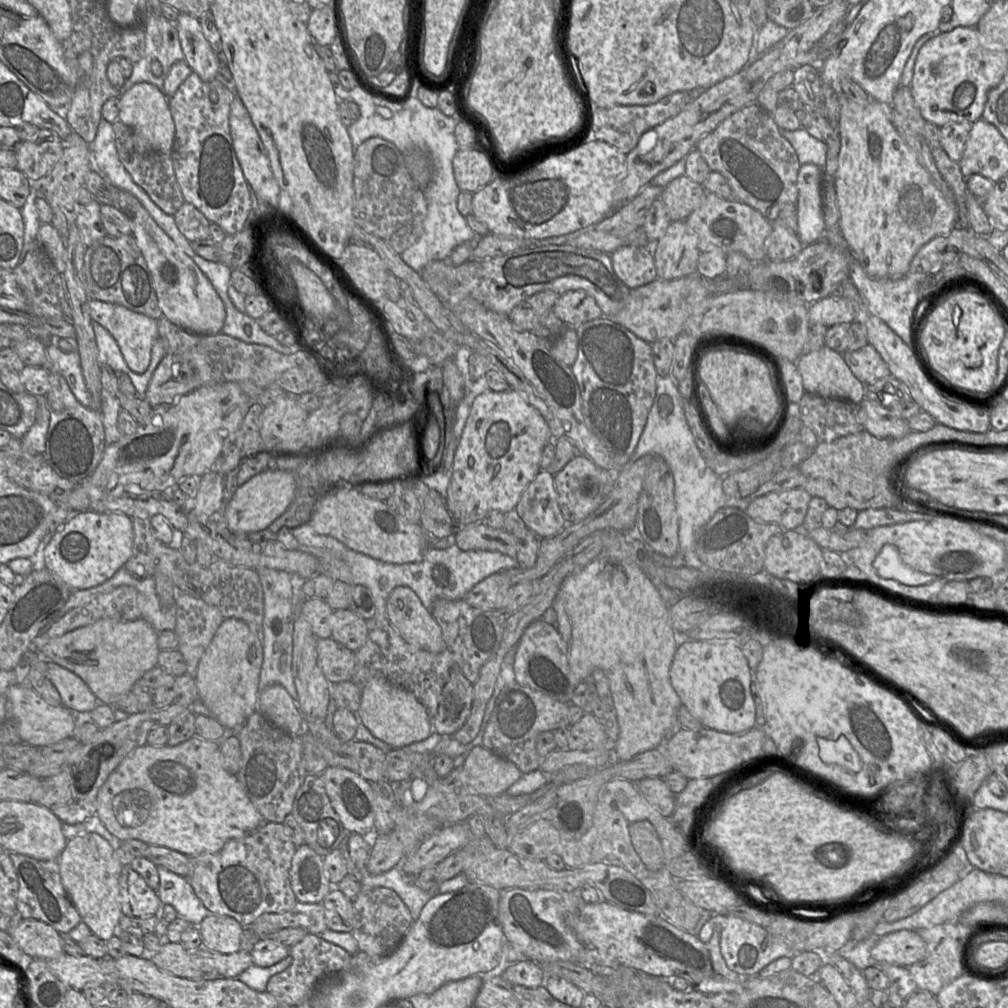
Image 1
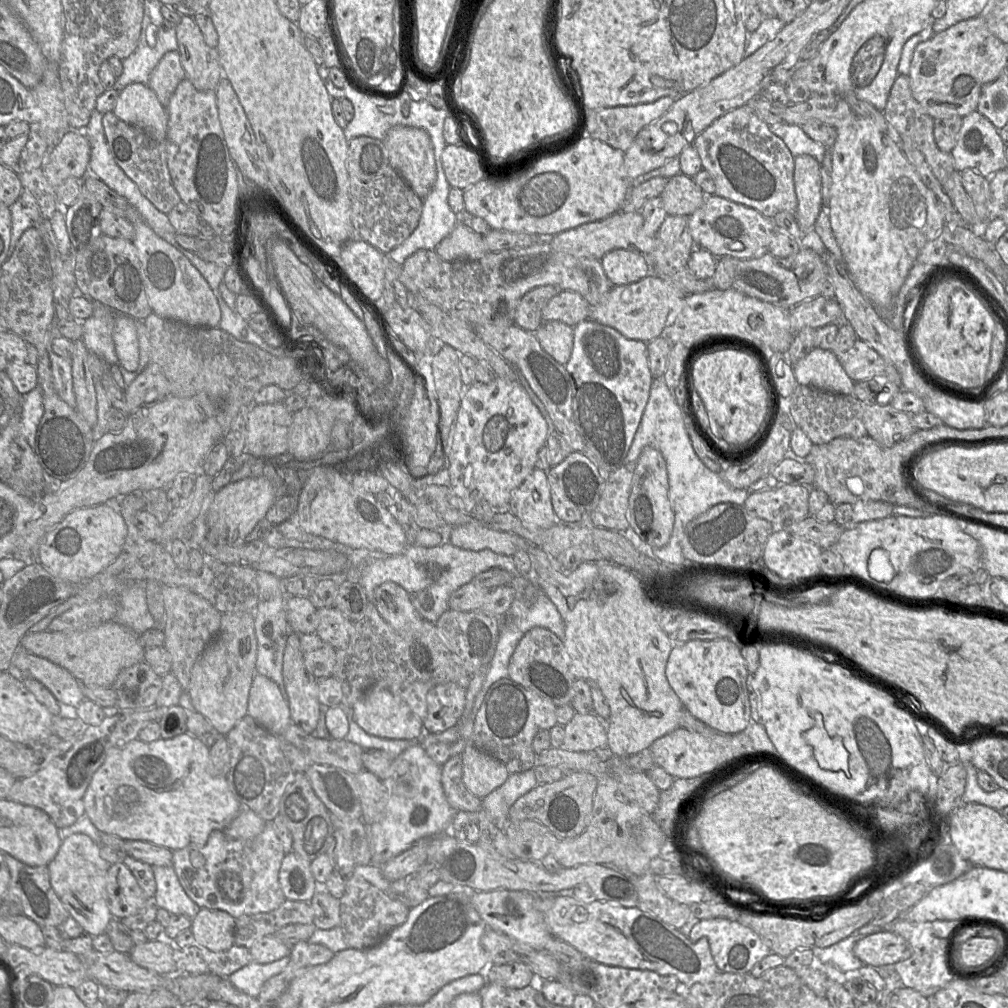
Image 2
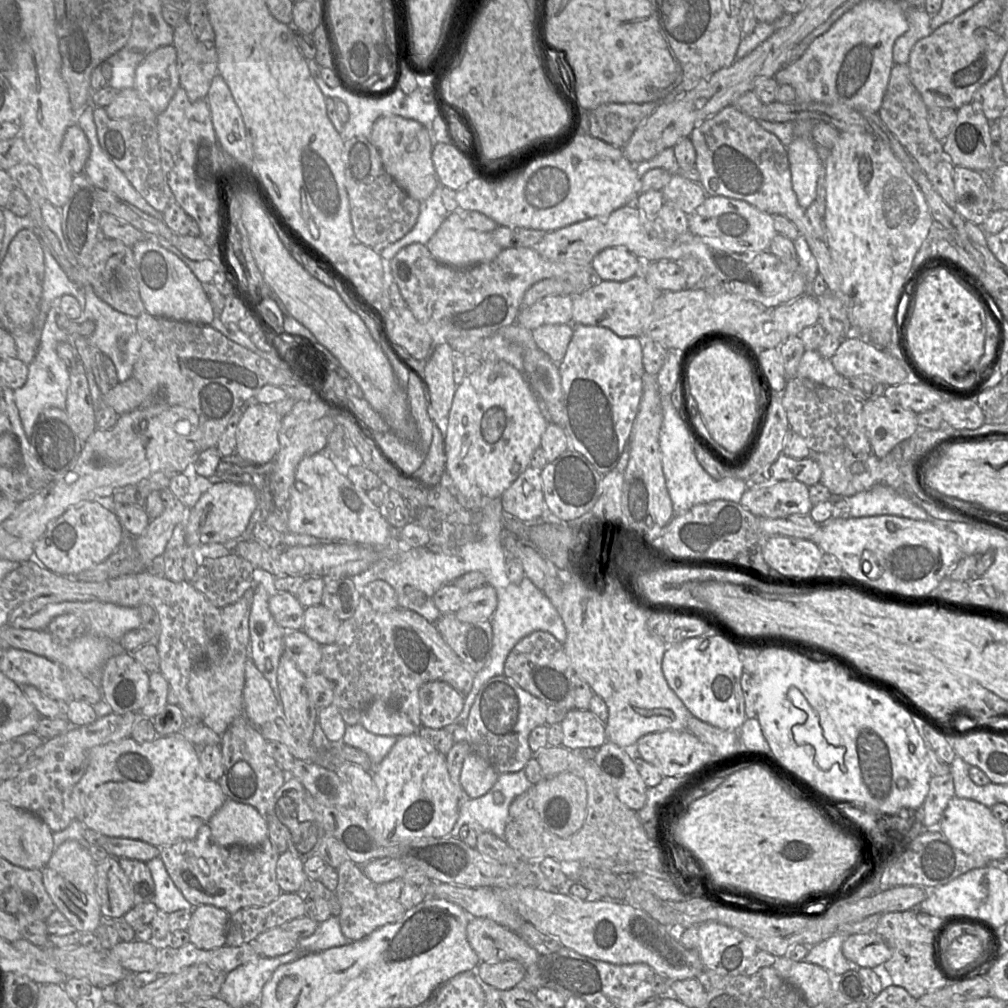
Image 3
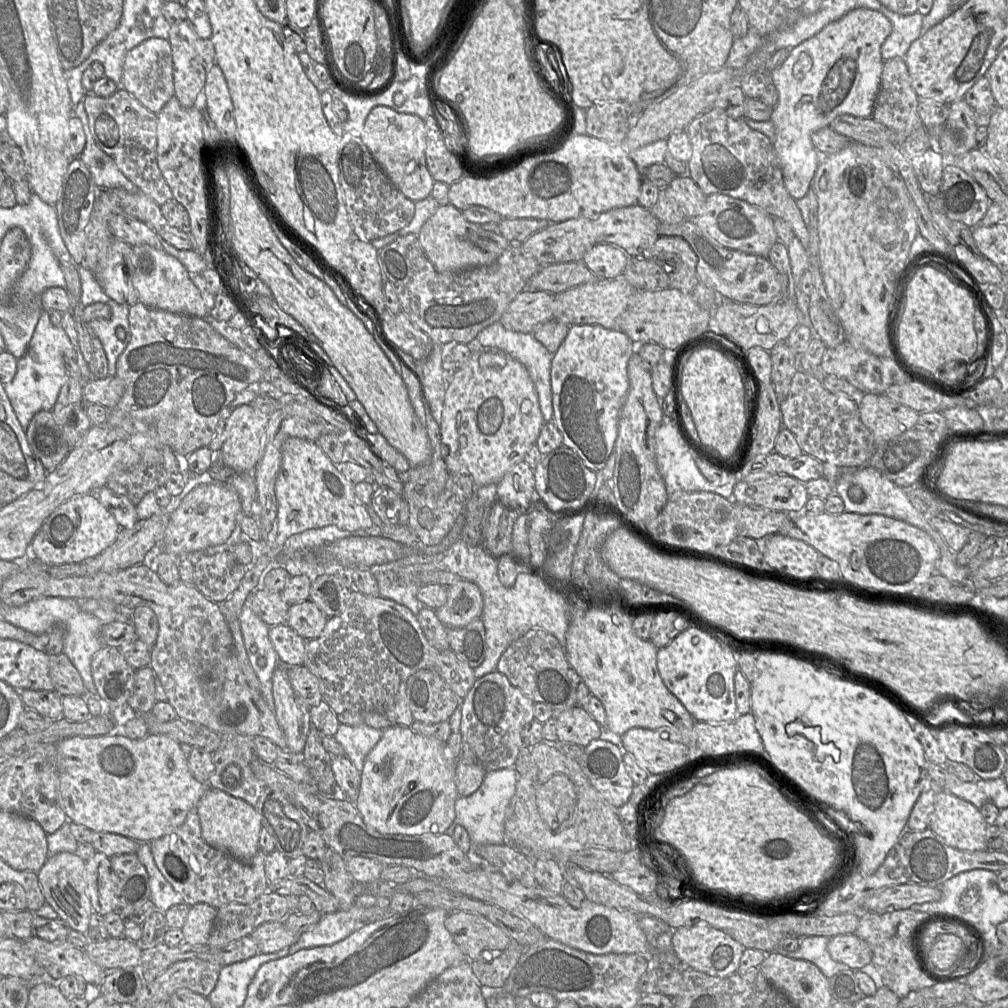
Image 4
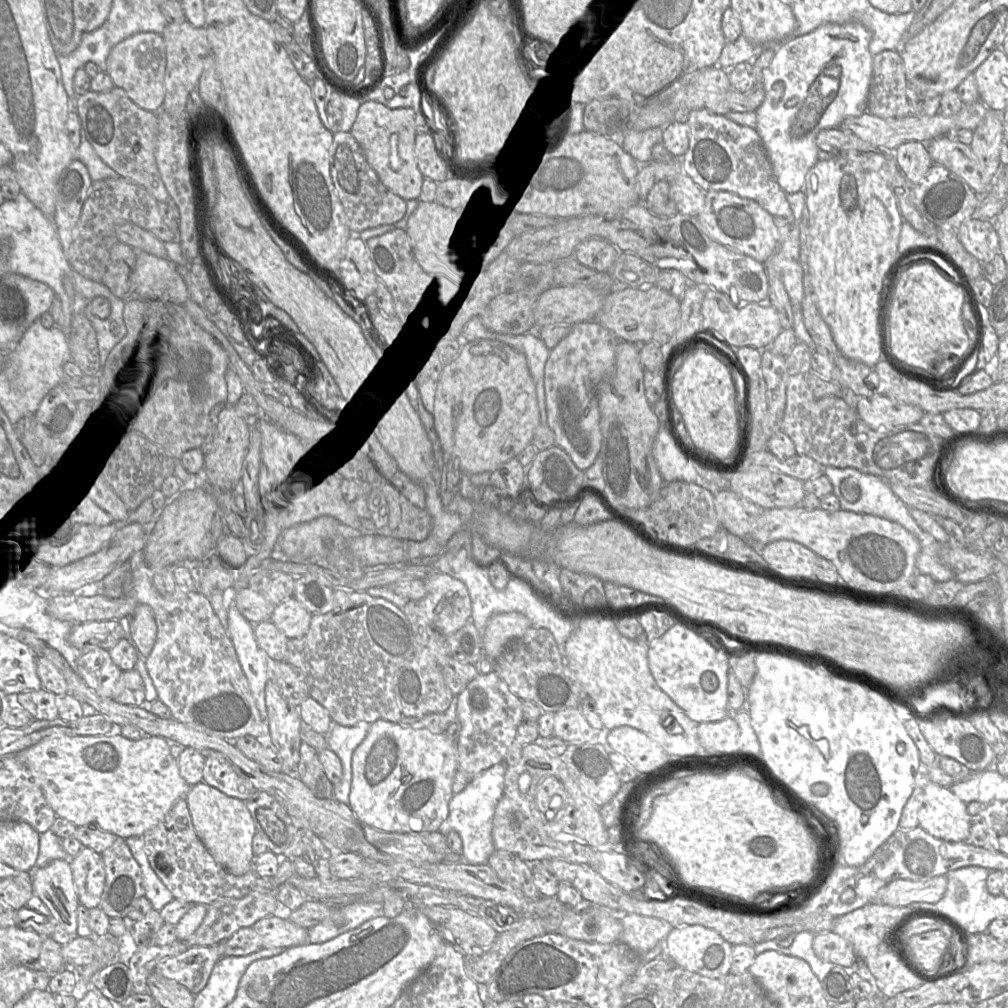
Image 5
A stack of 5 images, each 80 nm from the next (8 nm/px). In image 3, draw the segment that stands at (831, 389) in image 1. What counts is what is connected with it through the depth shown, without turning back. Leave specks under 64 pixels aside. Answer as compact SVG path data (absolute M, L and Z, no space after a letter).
M817 350L806 351L804 353L796 376L809 379L816 384L831 389L837 389L843 378L843 376L835 370L830 359L823 358Z

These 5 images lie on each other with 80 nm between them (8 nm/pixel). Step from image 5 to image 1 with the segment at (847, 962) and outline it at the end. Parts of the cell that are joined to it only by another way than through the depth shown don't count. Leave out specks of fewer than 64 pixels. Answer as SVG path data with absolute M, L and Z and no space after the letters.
M899 930L882 936L870 954L876 962L908 967L926 956L926 944L917 931Z

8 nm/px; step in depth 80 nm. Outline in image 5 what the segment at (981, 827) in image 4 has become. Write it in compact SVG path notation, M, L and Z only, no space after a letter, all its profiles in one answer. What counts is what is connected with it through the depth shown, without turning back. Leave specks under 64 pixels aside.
M931 781L924 786L918 819L919 826L930 835L949 842L964 842L972 824L967 804L950 788Z

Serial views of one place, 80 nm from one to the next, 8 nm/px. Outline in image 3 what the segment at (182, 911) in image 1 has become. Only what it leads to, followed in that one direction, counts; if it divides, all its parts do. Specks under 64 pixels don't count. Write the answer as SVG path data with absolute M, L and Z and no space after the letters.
M159 857L149 860L146 865L155 884L153 903L158 910L170 914L177 910L192 911L194 909L175 885Z

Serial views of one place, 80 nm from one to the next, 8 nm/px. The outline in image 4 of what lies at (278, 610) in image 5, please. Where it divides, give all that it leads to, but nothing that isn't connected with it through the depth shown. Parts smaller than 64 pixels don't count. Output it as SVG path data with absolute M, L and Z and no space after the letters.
M310 600L289 606L286 624L305 640L321 635L328 621L315 603Z

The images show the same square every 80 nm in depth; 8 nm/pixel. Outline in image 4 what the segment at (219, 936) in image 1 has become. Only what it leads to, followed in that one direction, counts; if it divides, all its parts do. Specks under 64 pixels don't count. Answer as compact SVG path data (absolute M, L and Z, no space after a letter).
M206 903L190 907L185 924L181 928L184 941L191 945L206 945L211 935L217 909Z

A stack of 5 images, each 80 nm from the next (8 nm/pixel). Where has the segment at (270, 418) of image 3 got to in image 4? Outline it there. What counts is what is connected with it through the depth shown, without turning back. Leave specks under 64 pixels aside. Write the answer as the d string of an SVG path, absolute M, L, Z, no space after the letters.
M252 405L233 409L226 421L225 441L220 451L223 463L236 473L252 473L264 455L267 426L268 416Z

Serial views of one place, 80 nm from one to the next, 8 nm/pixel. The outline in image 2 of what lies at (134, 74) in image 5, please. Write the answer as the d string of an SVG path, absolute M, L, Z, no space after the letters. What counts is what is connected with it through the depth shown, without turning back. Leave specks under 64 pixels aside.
M178 51L164 54L152 71L147 85L155 92L160 103L167 107L178 84L185 78Z

